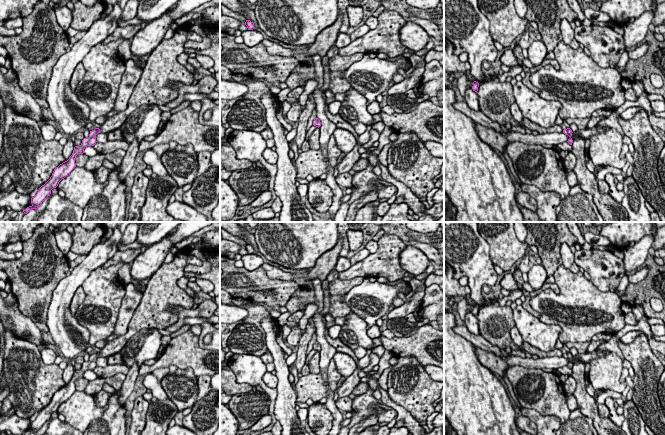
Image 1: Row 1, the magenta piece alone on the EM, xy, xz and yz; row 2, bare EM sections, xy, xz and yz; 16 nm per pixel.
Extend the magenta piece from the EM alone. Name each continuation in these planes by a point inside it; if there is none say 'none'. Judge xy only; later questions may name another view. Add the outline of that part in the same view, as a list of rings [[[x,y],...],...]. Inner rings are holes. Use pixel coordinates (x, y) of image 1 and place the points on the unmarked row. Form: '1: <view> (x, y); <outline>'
1: xy (162, 296); [[[187,248],[178,250],[178,252],[174,254],[174,259],[170,263],[163,263],[152,275],[142,293],[142,299],[129,322],[127,332],[116,339],[108,341],[106,346],[99,352],[100,357],[106,358],[110,355],[120,353],[127,341],[142,329],[156,328],[165,330],[173,325],[178,321],[177,308],[179,306],[188,310],[192,309],[192,306],[194,305],[193,298],[177,285],[177,281],[184,276],[184,268],[186,265],[191,264],[202,266],[202,261],[199,258],[190,255],[189,252],[190,251]]]

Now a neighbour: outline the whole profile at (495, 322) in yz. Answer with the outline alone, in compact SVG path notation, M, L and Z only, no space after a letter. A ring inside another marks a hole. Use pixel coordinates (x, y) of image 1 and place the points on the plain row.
M494 298L492 304L479 307L477 319L481 336L500 350L507 347L513 351L523 350L513 343L510 336L510 330L515 326L513 309L506 305L500 306L496 300Z

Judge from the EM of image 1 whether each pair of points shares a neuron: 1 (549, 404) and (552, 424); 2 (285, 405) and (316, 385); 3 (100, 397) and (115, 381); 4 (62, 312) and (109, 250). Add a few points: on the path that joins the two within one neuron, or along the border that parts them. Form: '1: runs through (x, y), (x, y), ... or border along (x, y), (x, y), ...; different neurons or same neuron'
1: border along (529, 408), (543, 415), (555, 415), (561, 423); different neurons
2: border along (296, 395), (297, 402); different neurons
3: border along (101, 389), (94, 395); different neurons
4: runs through (62, 295), (65, 289), (92, 261); same neuron

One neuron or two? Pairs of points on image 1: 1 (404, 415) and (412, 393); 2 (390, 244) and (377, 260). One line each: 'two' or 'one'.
1: two
2: one

